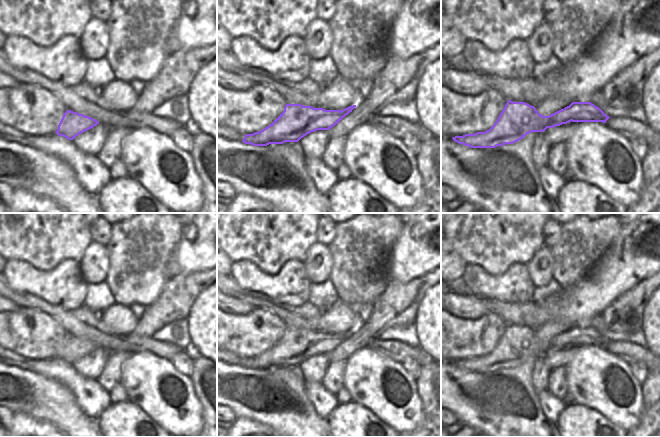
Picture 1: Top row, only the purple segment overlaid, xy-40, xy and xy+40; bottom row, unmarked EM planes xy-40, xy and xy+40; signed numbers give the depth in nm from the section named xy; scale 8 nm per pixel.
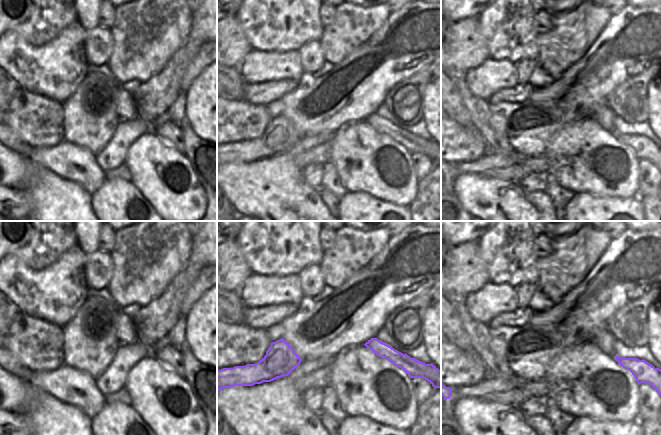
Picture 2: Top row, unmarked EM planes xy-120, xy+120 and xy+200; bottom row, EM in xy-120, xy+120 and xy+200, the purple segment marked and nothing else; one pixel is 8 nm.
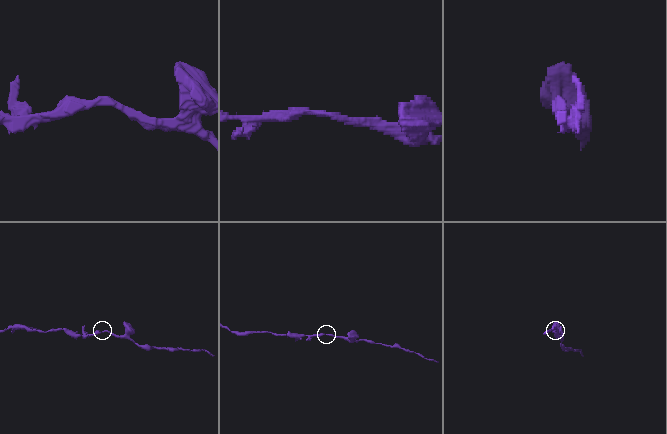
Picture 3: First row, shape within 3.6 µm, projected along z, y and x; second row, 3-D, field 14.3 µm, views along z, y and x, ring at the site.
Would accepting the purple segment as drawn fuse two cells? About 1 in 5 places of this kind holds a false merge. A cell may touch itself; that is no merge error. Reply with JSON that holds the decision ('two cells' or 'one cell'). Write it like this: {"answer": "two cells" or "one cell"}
{"answer": "one cell"}

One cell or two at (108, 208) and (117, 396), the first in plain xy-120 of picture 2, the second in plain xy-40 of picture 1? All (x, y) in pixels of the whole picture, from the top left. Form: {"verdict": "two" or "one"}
{"verdict": "two"}

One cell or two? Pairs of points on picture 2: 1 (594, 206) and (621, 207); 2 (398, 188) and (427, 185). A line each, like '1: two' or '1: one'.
1: one
2: two

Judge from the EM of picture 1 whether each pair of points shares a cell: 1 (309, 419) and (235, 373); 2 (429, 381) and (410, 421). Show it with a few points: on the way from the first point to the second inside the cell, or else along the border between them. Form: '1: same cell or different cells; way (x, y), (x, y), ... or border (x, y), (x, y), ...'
1: same cell; way (297, 399), (285, 388), (264, 382), (256, 383)
2: different cells; border (415, 380), (415, 390), (421, 403), (420, 424)

